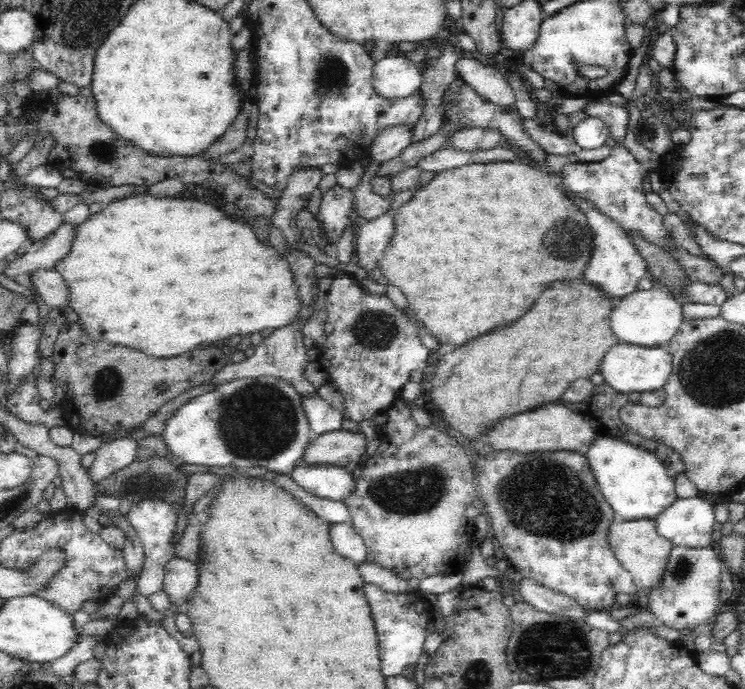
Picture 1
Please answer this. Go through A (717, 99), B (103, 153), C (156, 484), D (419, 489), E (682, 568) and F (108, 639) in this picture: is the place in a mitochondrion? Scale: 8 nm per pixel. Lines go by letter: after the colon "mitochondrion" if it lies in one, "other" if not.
A: other
B: mitochondrion
C: mitochondrion
D: mitochondrion
E: mitochondrion
F: other

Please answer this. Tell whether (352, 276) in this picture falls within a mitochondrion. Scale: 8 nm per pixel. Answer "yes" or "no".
no

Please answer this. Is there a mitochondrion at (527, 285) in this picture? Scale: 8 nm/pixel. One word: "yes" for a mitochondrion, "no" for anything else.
no

